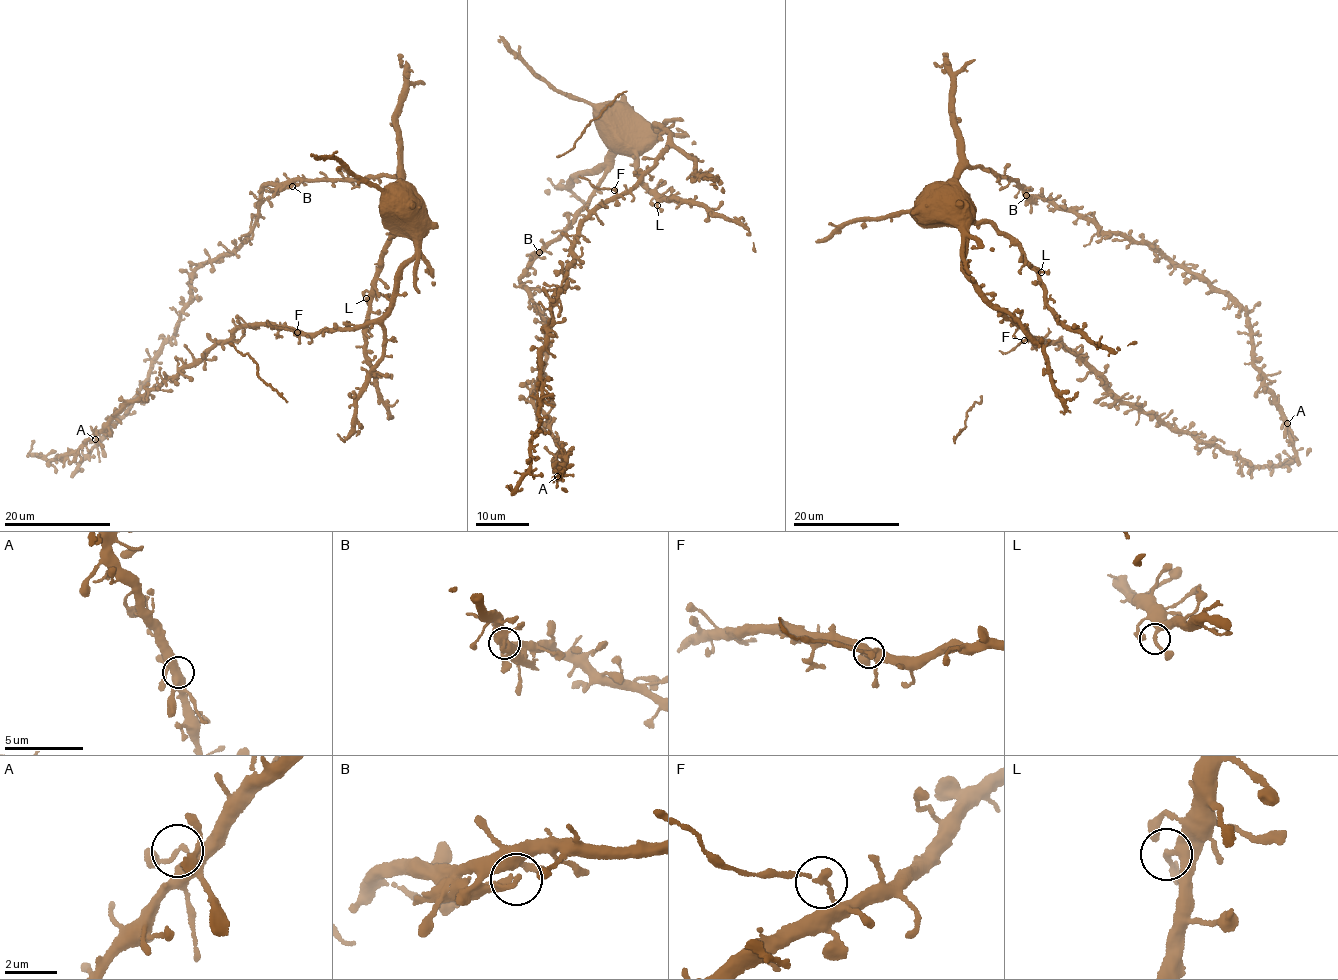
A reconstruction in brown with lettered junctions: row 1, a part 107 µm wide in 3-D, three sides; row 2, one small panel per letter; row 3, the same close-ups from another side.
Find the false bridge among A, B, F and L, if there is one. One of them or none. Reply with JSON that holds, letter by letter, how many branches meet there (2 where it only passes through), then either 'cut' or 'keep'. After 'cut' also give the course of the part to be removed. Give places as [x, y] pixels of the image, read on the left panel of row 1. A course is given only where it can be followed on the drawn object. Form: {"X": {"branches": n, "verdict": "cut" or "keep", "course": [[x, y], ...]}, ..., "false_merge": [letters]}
{"A": {"branches": 2, "verdict": "keep"}, "B": {"branches": 2, "verdict": "keep"}, "F": {"branches": 2, "verdict": "cut", "course": [[297, 332], [268, 325], [266, 319]]}, "L": {"branches": 2, "verdict": "keep"}, "false_merge": ["F"]}

